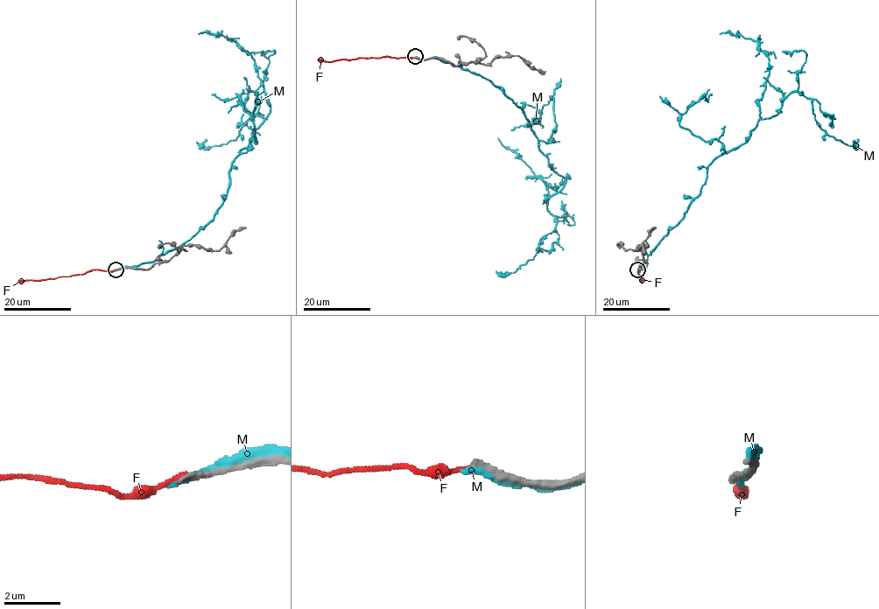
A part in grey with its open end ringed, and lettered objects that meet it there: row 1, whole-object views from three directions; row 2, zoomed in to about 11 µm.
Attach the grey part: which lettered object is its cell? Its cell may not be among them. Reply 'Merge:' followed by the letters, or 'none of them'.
Merge: none of them

